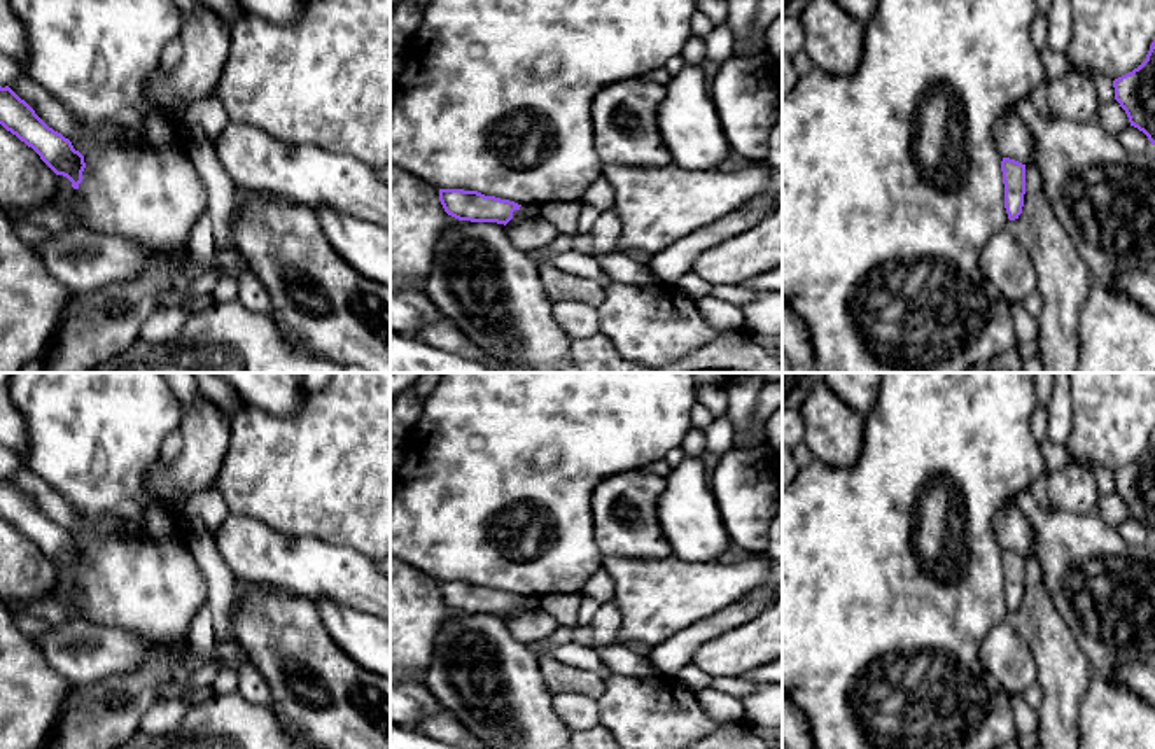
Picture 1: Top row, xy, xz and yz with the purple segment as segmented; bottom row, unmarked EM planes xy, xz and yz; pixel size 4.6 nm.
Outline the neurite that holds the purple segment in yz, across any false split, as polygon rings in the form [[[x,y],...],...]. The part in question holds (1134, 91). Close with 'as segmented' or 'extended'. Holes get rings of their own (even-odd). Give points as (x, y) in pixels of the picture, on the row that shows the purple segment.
[[[1155,38],[1146,60],[1132,72],[1113,80],[1115,100],[1125,110],[1130,126],[1155,145]]]; as segmented

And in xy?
[[[0,86],[0,124],[32,147],[56,175],[66,177],[72,187],[79,189],[86,168],[84,156],[9,86]]]; as segmented

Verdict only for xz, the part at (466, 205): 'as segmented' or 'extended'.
extended

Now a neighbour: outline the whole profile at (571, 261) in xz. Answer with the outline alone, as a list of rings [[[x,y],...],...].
[[[536,248],[527,252],[532,259],[536,259],[539,264],[553,264],[567,273],[581,275],[590,280],[597,280],[602,285],[609,285],[614,280],[600,268],[595,256],[579,254],[574,250],[556,254],[550,248]]]

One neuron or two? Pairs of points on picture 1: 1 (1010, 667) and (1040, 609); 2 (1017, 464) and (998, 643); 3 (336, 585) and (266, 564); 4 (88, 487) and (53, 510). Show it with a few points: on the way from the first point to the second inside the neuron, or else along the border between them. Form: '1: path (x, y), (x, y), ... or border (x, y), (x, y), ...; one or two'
1: border (1005, 620), (1029, 648), (1036, 679); two
2: border (1003, 620), (987, 632), (980, 646), (980, 660); two
3: path (319, 569), (305, 564), (284, 564); one
4: border (35, 473), (86, 522), (79, 531); two

